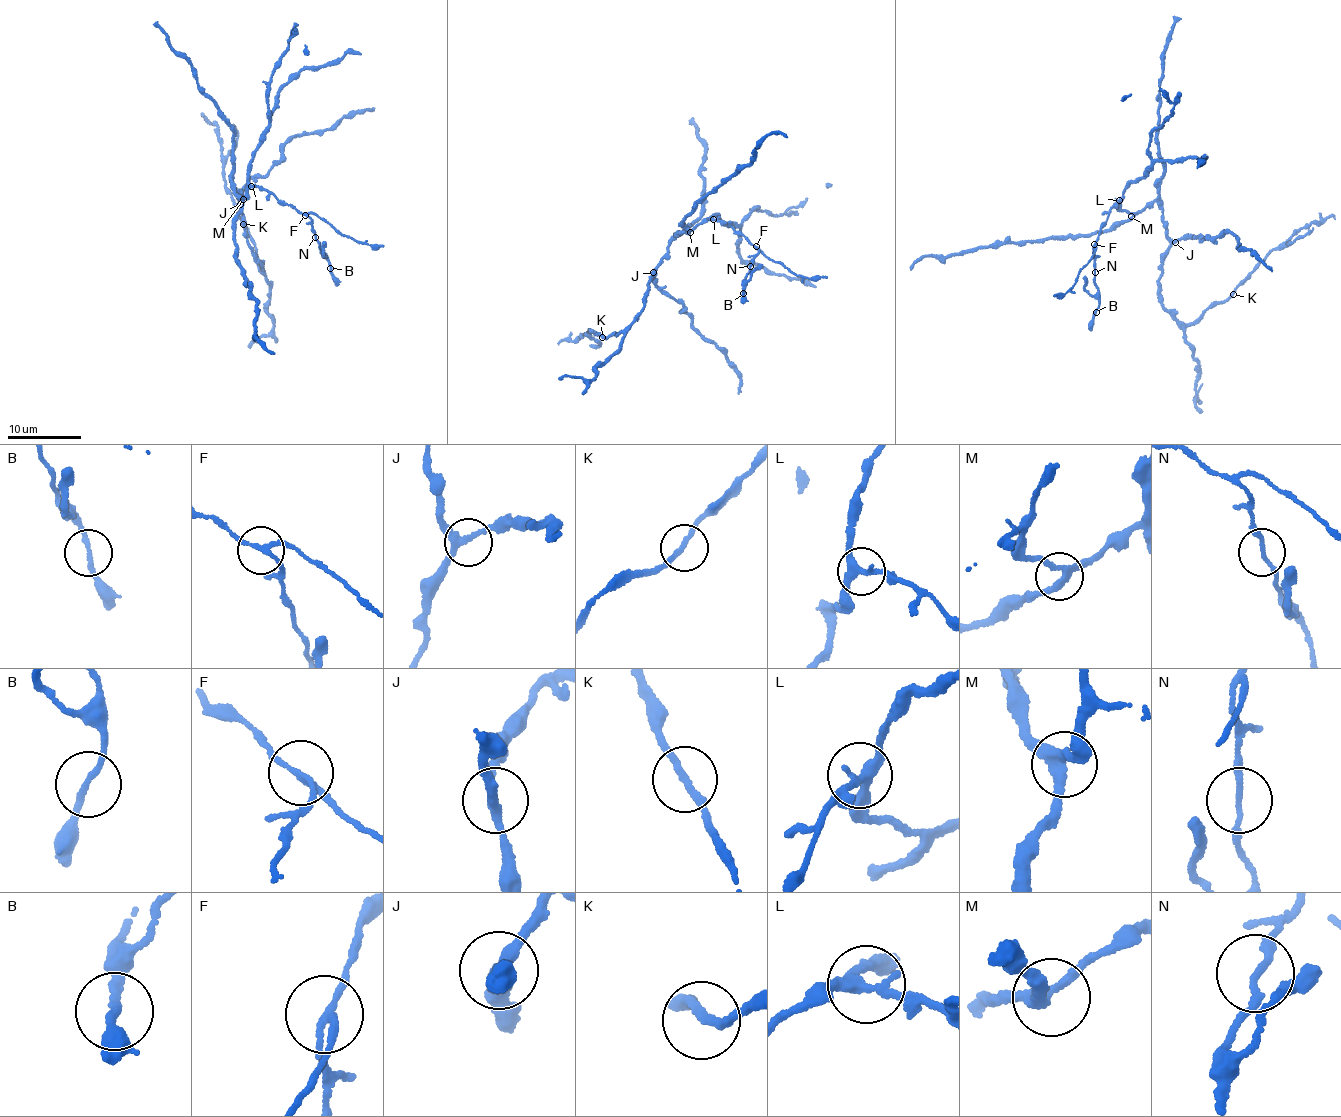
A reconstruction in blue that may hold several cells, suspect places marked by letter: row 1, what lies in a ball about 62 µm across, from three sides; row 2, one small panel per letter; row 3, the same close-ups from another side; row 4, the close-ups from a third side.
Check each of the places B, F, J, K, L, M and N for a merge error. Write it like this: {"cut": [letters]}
{"cut": ["F", "L"]}

